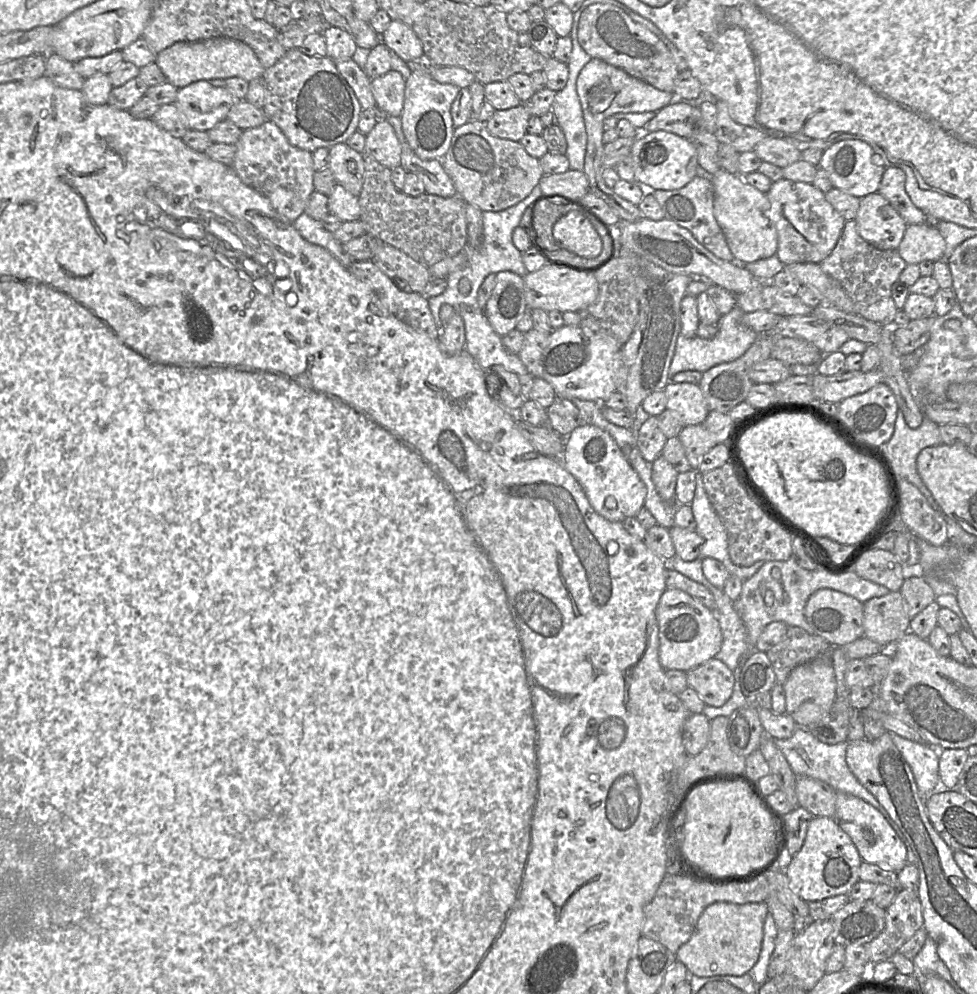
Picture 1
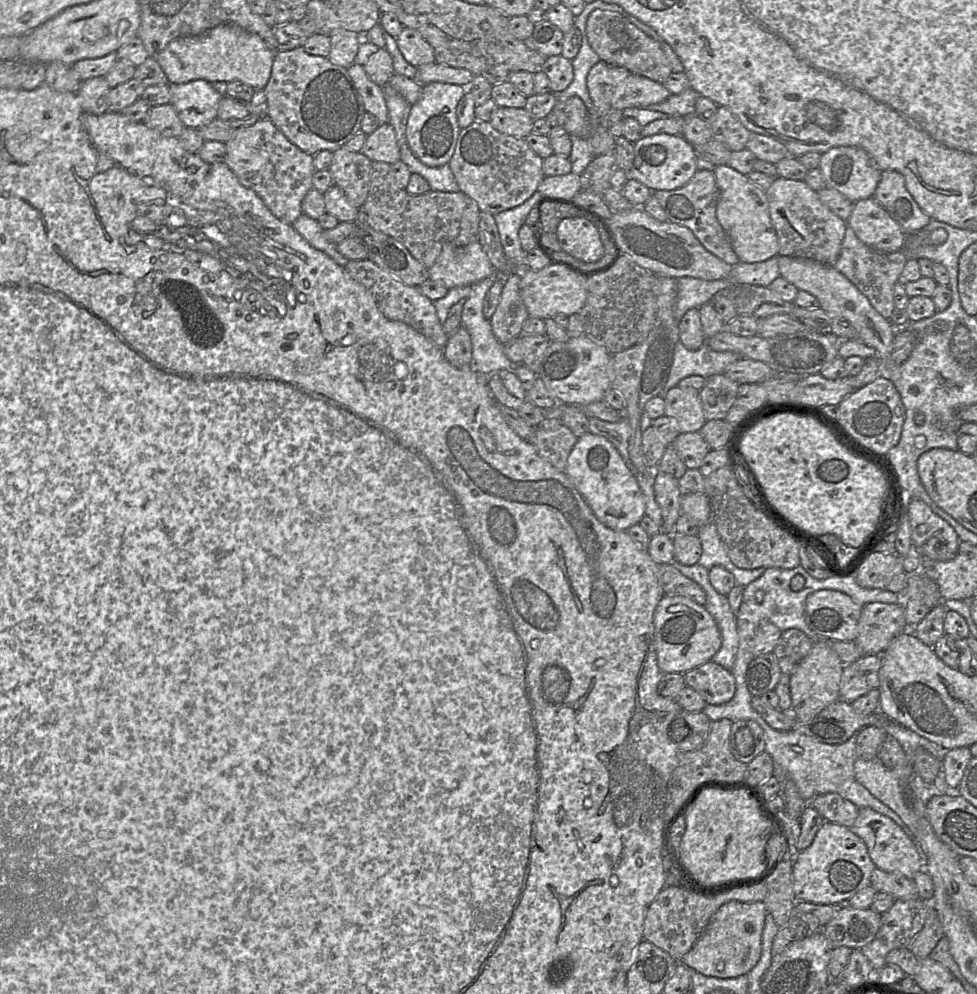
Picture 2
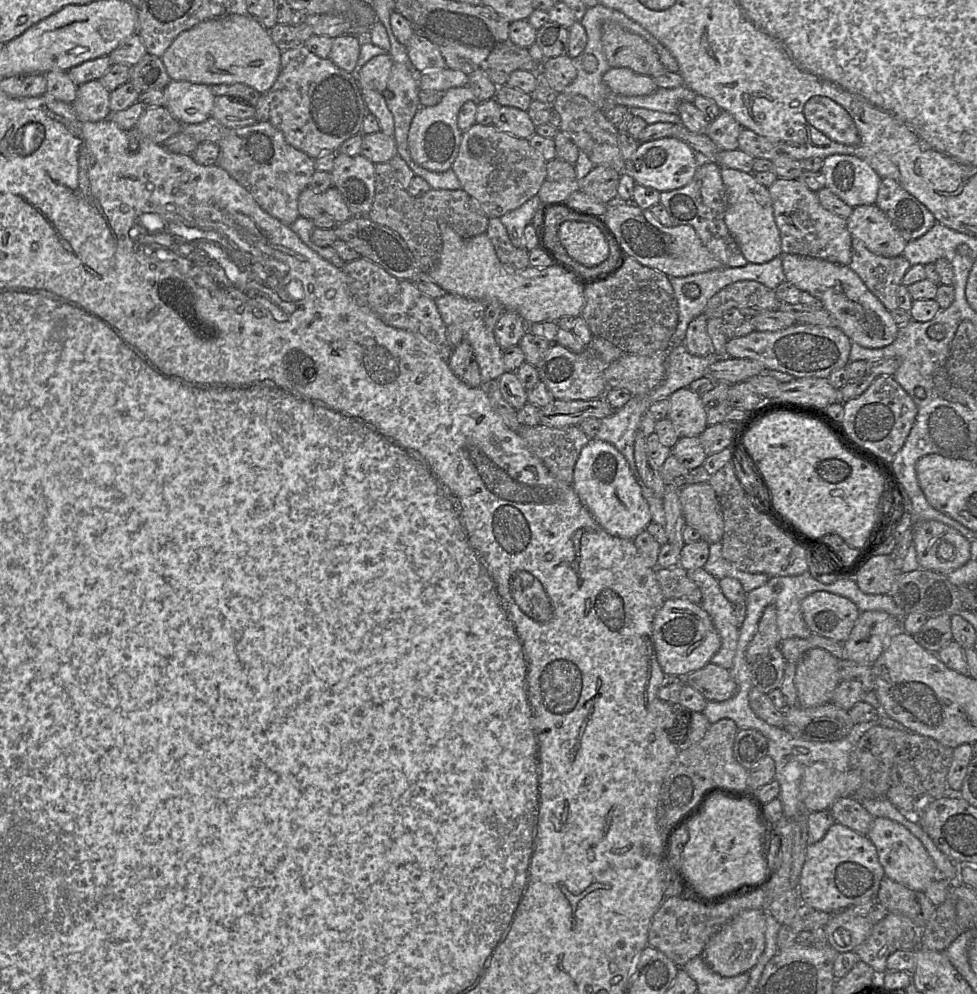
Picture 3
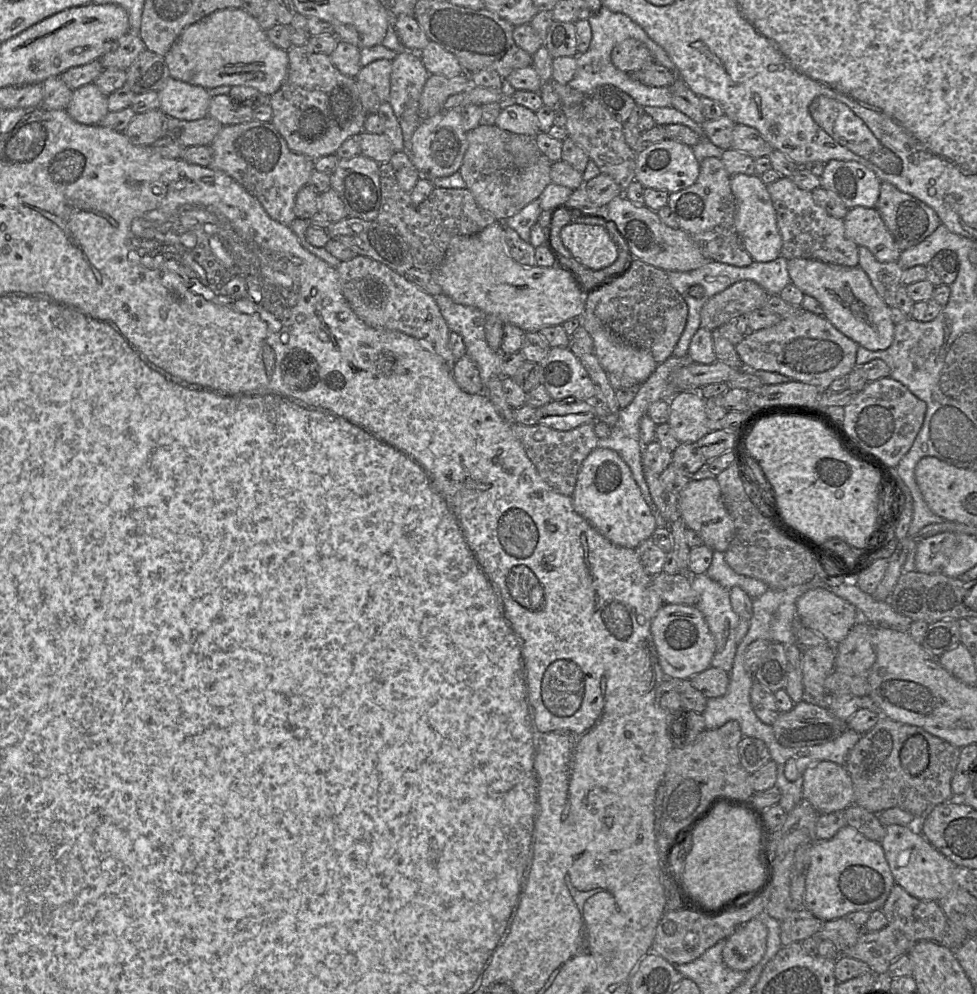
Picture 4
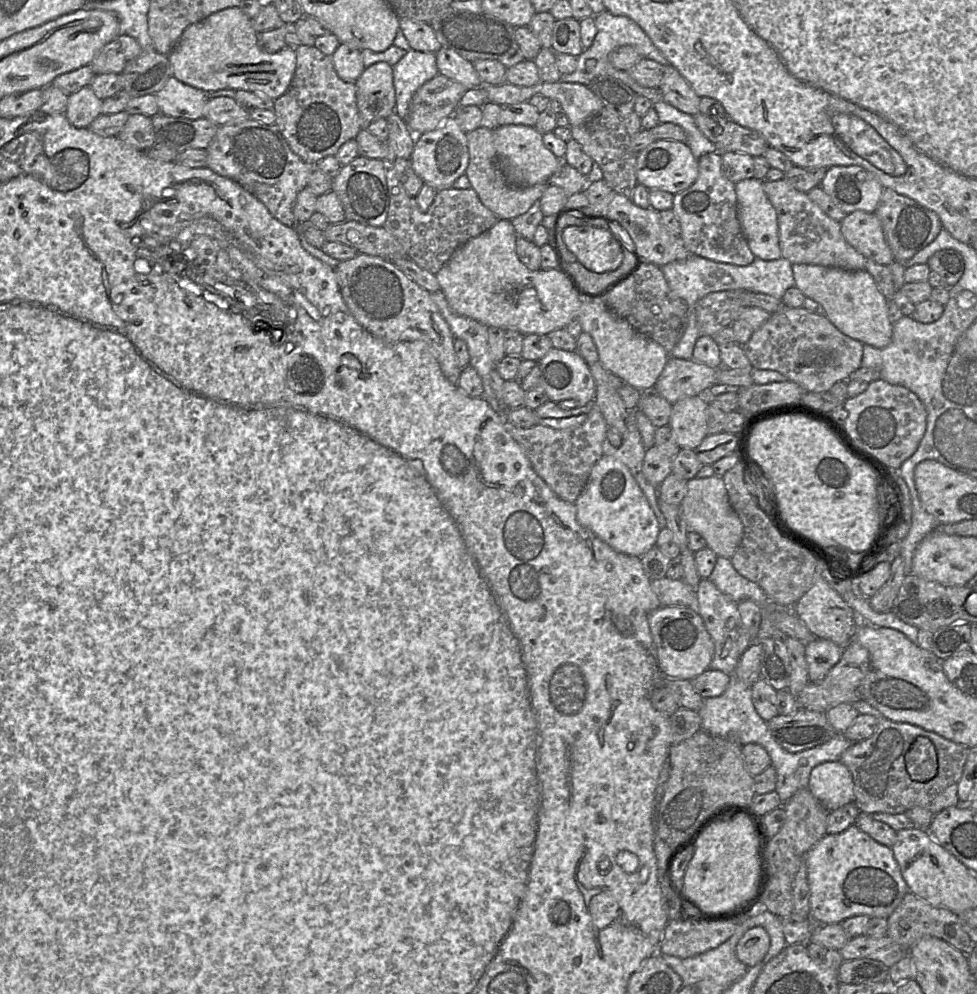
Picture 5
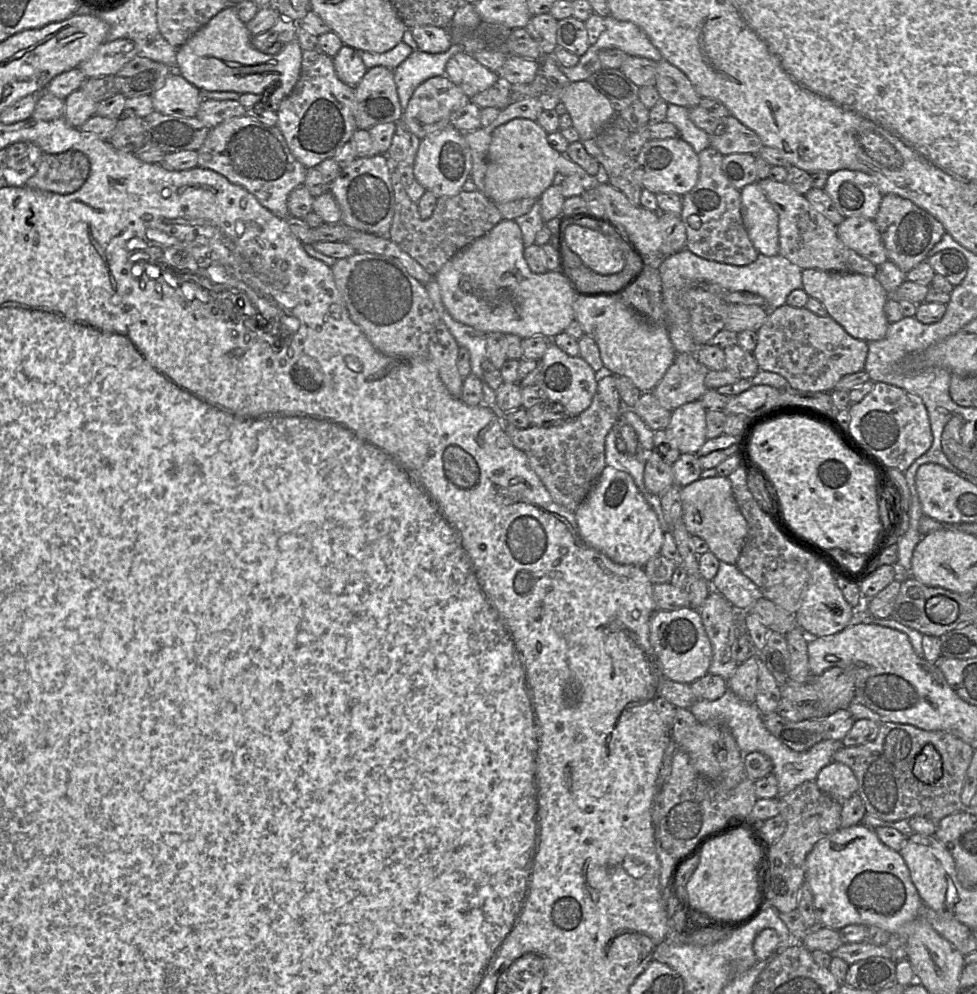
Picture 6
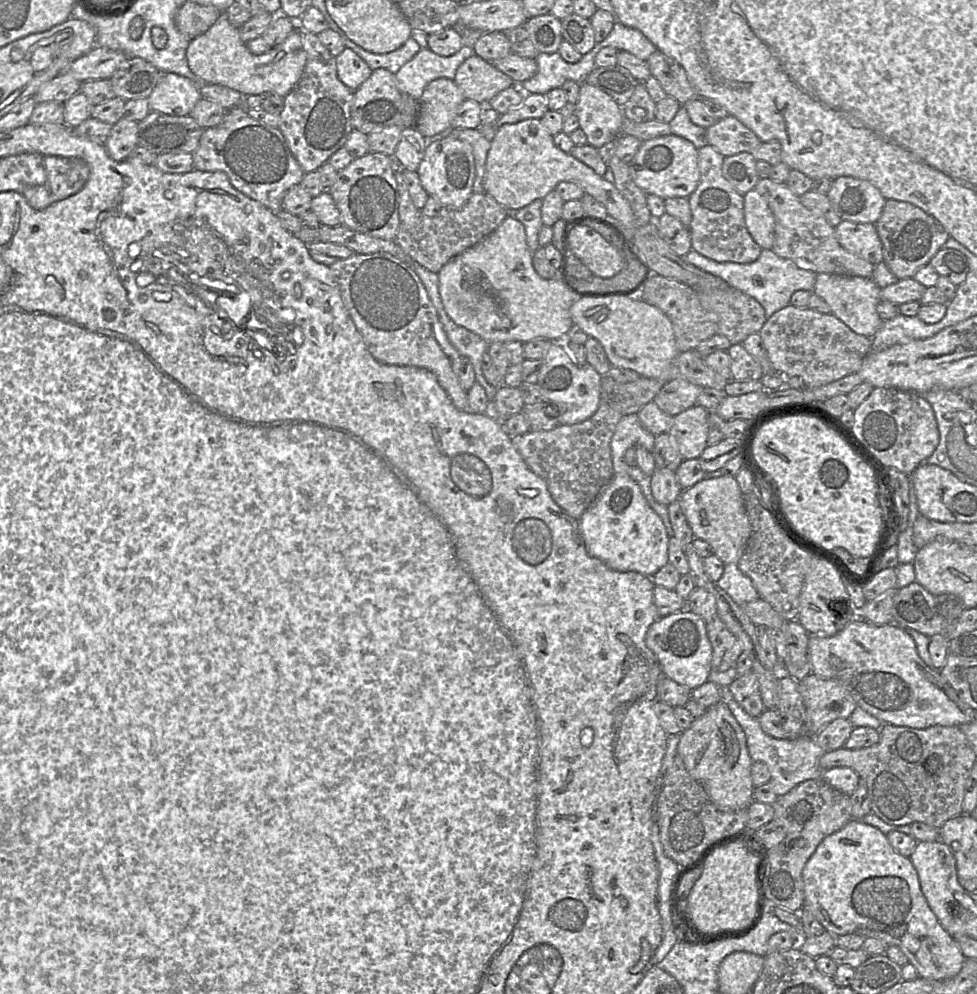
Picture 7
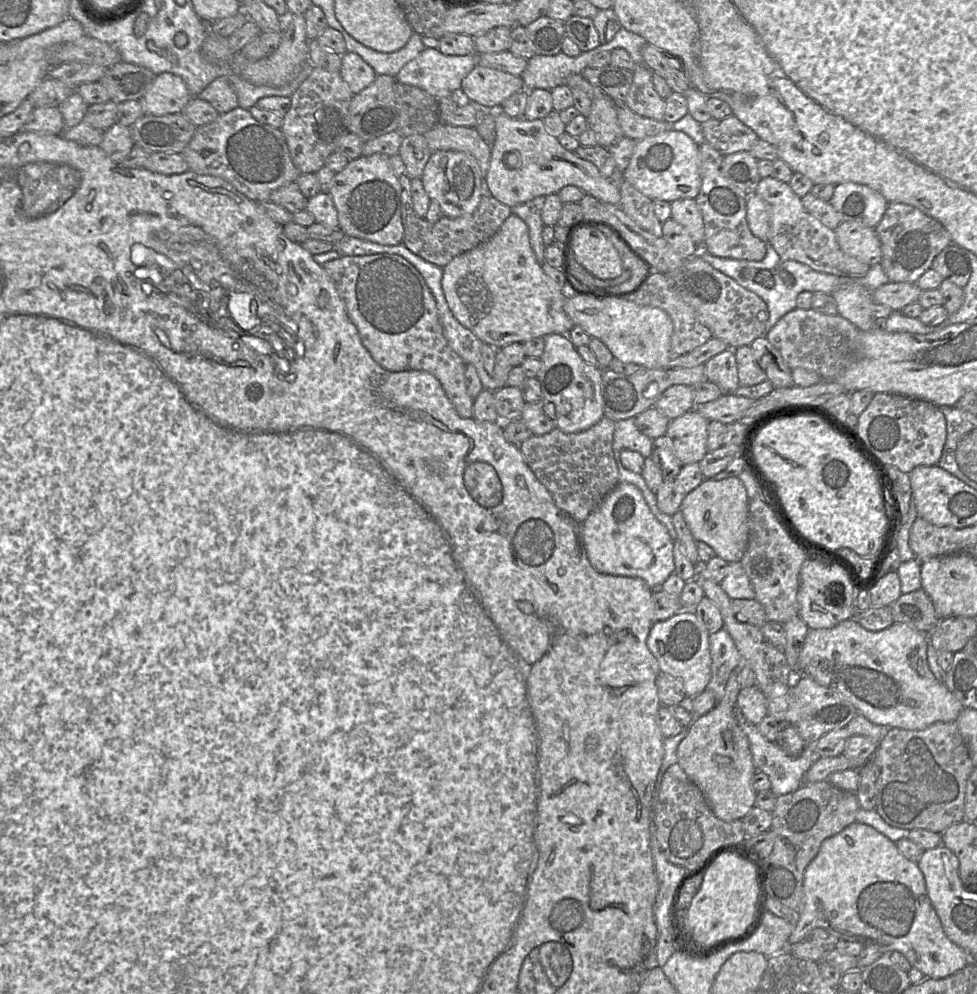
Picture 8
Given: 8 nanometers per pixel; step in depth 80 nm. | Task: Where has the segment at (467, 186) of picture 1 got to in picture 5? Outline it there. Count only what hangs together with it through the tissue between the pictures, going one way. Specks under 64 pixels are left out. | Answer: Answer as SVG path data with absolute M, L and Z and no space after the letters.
M478 127L466 133L469 152L468 166L465 174L471 188L477 193L481 203L493 212L500 220L511 220L526 213L535 202L539 201L548 187L548 183L530 187L515 187L509 185L498 169L496 150L494 147L494 129Z

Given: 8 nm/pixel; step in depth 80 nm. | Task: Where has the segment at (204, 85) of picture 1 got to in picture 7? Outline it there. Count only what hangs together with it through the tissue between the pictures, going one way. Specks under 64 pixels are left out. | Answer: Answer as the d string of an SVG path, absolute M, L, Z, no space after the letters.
M163 73L161 79L159 80L158 84L155 86L155 88L153 89L152 93L149 95L148 102L149 102L149 108L150 111L154 111L154 112L160 112L160 113L164 113L167 115L171 115L171 116L187 116L191 113L191 111L193 110L193 108L195 107L196 103L201 99L201 95L199 92L199 87L200 84L205 84L205 83L200 83L200 82L196 82L196 81L192 81L184 76L175 74L175 73Z

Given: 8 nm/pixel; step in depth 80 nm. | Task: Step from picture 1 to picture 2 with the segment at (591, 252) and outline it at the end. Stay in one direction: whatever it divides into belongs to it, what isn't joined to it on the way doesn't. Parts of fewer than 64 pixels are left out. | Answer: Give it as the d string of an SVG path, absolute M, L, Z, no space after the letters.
M565 218L557 226L557 239L562 249L583 262L596 262L606 253L596 226L587 218Z

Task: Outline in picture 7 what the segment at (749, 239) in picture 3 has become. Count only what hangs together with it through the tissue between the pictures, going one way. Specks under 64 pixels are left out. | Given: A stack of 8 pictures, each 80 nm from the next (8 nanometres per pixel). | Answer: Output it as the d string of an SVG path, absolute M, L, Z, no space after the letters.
M756 189L744 195L744 218L754 241L762 249L772 249L775 231L774 215L766 200Z

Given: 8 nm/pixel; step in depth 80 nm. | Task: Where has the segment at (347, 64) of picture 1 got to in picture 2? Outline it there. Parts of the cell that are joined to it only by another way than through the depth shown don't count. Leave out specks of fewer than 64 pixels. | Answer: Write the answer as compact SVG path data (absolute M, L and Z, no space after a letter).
M353 63L347 68L347 71L362 97L365 111L373 114L378 119L379 124L388 123L384 89L367 76L362 65Z

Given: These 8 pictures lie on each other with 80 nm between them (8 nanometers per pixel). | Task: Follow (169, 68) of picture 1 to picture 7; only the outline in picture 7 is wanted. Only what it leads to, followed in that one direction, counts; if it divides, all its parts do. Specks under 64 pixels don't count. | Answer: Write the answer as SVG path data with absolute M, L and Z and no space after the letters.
M225 11L205 33L192 39L186 49L187 64L198 82L225 86L244 97L273 94L284 98L299 82L307 59L298 29L269 52L252 54L241 40L239 29L228 21Z

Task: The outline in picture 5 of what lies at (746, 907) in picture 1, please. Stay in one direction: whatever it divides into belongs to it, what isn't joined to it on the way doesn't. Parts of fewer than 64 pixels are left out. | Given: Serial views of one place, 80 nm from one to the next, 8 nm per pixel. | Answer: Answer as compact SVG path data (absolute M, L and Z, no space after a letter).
M760 926L749 929L739 940L736 947L738 959L747 967L760 963L770 947L770 936Z

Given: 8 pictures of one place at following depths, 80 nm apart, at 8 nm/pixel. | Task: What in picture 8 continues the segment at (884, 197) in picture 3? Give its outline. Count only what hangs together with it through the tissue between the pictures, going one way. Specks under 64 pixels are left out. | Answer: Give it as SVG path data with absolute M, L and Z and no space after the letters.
M889 203L875 232L881 243L880 264L889 282L916 283L931 268L934 258L952 244L950 234L940 222L904 203Z

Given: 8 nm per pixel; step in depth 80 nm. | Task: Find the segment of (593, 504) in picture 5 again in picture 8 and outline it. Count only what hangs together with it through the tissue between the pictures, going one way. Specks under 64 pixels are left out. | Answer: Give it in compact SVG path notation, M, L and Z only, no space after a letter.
M619 482L582 523L582 534L588 560L601 573L641 578L651 588L661 589L664 581L675 572L674 541L651 512L641 490L633 484Z

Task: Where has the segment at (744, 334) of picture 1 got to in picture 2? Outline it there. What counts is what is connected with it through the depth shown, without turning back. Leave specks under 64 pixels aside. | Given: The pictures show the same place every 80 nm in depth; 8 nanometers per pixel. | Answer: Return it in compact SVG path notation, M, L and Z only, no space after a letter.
M679 340L674 348L668 379L662 393L665 394L688 376L699 375L708 378L723 374L726 367L740 358L733 352L714 351L706 343L697 350L689 350Z

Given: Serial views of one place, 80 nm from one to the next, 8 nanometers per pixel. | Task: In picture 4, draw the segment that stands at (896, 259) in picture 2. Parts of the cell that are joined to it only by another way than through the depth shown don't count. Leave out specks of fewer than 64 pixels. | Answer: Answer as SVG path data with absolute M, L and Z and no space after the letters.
M859 246L858 253L858 266L868 275L878 296L888 307L896 307L896 292L904 269L898 262L879 262L866 247Z

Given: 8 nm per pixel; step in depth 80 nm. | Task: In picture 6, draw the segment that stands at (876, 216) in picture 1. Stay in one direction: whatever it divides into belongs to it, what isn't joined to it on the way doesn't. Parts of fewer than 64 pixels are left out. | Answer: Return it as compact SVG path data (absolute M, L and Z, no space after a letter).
M849 217L838 225L838 237L849 249L876 266L888 260L881 233L875 223L863 217Z

